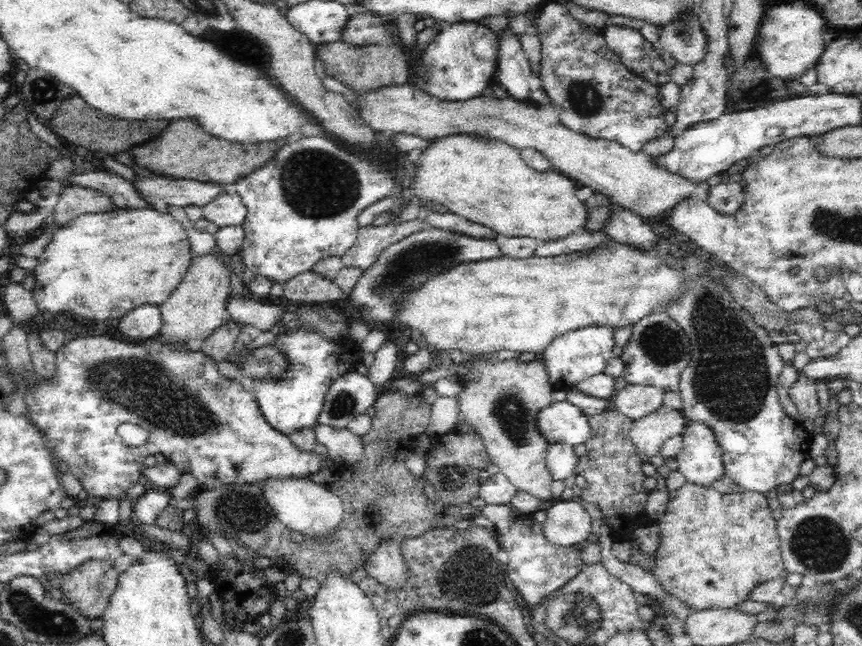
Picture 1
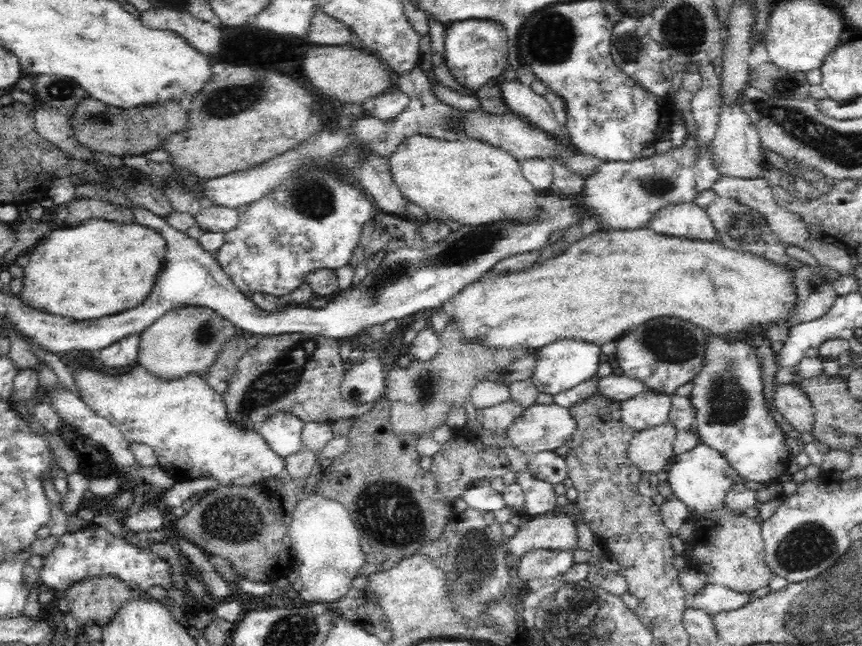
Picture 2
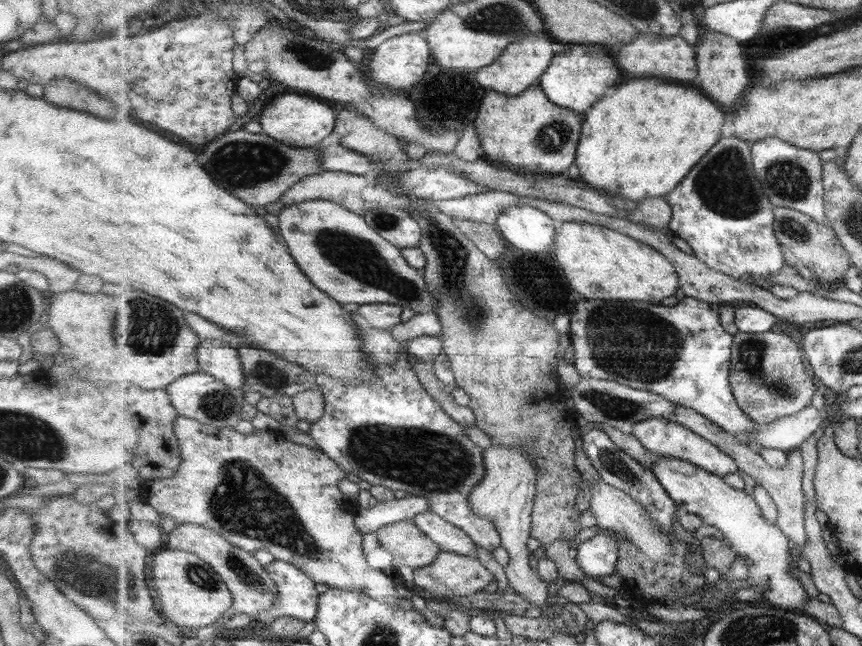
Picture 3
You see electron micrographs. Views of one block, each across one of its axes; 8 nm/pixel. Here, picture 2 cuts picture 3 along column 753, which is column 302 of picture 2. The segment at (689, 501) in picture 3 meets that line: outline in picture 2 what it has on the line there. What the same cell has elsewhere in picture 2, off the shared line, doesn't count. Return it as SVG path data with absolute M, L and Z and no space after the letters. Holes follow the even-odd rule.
M312 492L297 502L292 521L287 530L291 537L296 567L302 587L299 591L303 601L308 603L337 604L351 588L356 572L364 564L364 551L360 548L363 541L361 532L350 518L343 503L324 498Z

